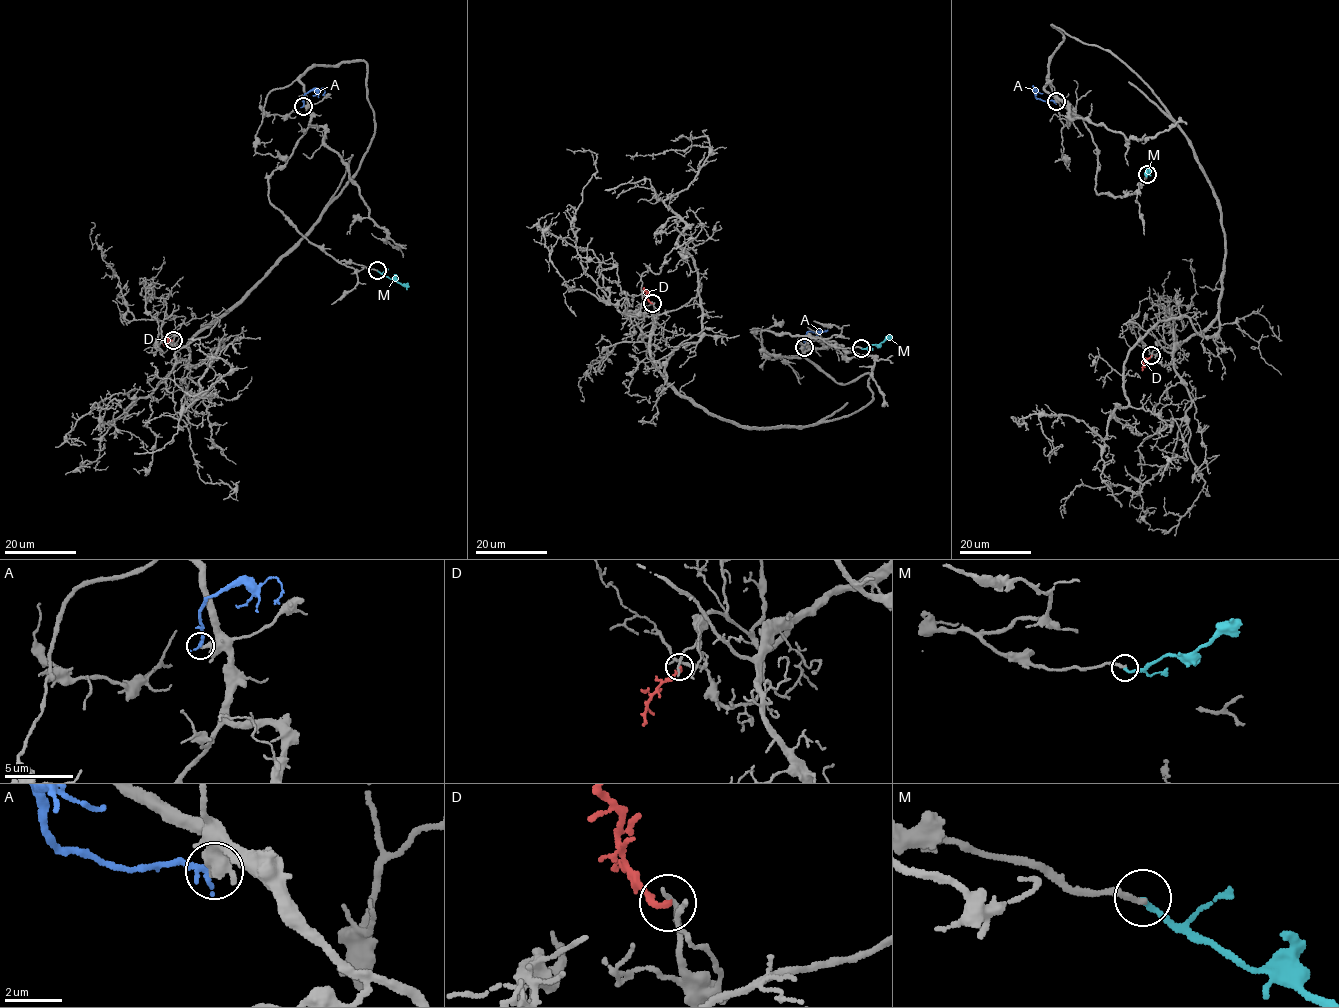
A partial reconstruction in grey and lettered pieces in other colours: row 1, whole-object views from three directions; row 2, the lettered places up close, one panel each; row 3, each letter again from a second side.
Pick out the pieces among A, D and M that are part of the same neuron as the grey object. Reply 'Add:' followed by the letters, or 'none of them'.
Add: M

